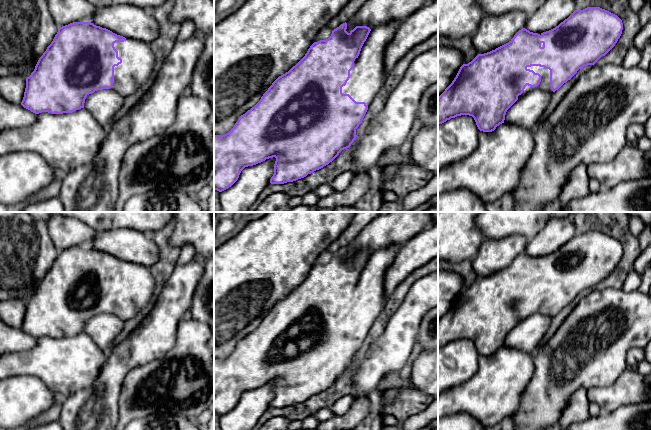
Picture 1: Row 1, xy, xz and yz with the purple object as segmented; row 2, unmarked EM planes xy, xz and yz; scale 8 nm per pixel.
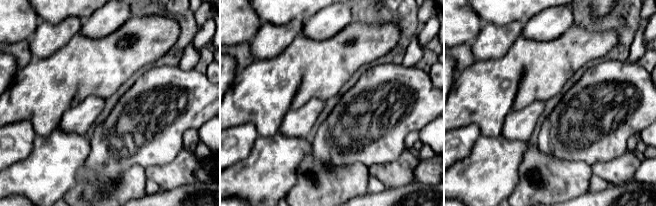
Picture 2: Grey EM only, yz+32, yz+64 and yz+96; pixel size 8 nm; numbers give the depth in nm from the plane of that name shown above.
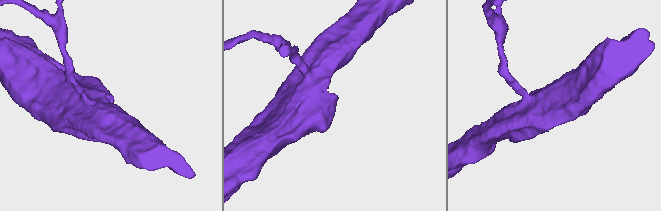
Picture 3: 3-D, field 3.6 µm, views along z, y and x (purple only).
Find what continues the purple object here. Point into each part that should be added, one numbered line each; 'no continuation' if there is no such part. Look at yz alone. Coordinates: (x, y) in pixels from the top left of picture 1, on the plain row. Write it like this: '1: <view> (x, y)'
1: yz (544, 309)

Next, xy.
1: xy (138, 284)

